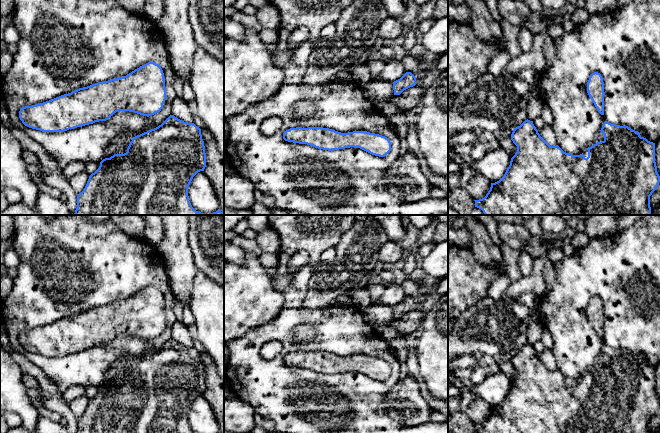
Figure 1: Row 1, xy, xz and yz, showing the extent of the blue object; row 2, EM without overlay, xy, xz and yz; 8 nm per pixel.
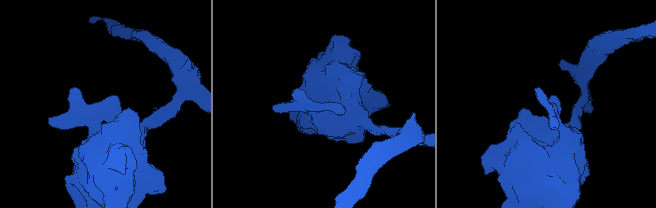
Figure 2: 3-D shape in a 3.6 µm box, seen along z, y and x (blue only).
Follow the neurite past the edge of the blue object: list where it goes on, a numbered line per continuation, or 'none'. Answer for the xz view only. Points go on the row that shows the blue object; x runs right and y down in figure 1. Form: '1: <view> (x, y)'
none

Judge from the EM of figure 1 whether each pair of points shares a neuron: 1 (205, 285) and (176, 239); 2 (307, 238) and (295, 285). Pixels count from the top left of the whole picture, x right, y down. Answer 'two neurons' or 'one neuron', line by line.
1: two neurons
2: one neuron

